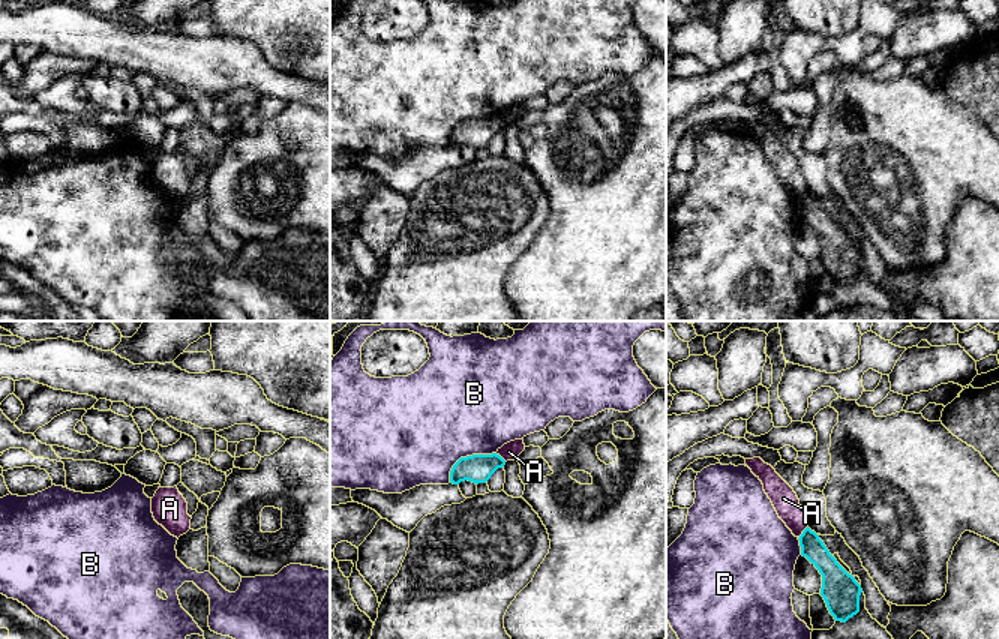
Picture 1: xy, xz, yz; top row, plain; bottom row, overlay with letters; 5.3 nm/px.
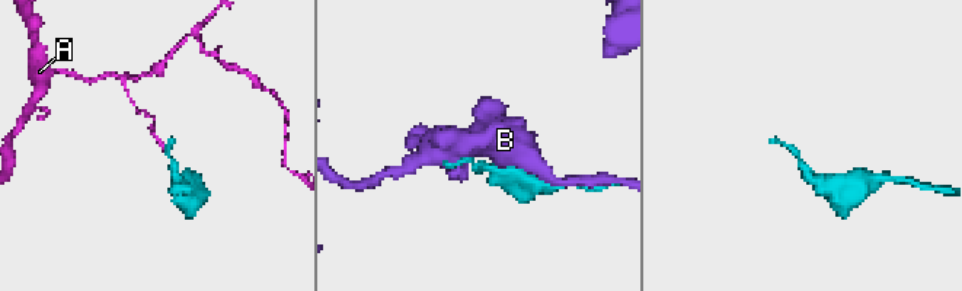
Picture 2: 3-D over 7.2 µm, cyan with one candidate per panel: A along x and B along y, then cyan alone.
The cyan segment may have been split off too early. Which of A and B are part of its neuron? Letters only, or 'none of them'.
none of them

